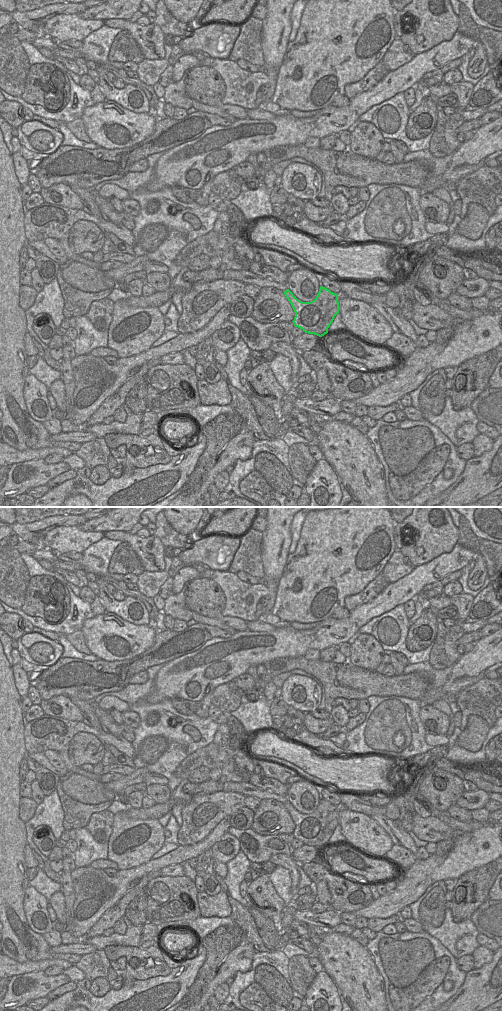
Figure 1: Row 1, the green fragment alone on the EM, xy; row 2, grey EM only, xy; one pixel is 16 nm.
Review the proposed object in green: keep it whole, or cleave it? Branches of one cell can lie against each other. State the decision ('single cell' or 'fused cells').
fused cells

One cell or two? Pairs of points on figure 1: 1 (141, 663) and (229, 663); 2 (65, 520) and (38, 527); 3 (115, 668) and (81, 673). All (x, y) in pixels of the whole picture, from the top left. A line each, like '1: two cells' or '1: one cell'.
1: two cells
2: one cell
3: one cell

